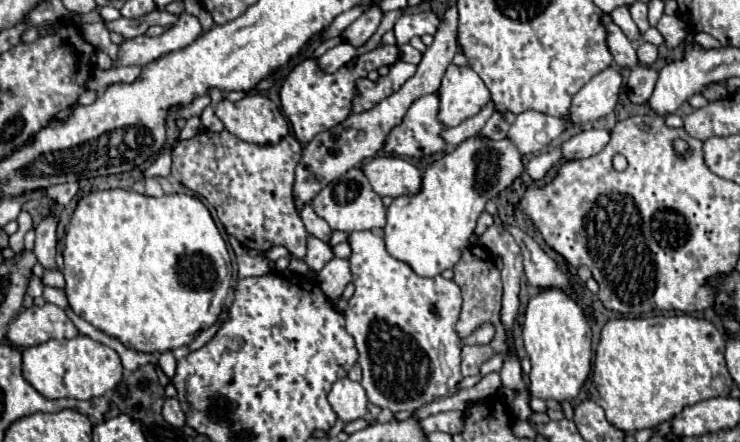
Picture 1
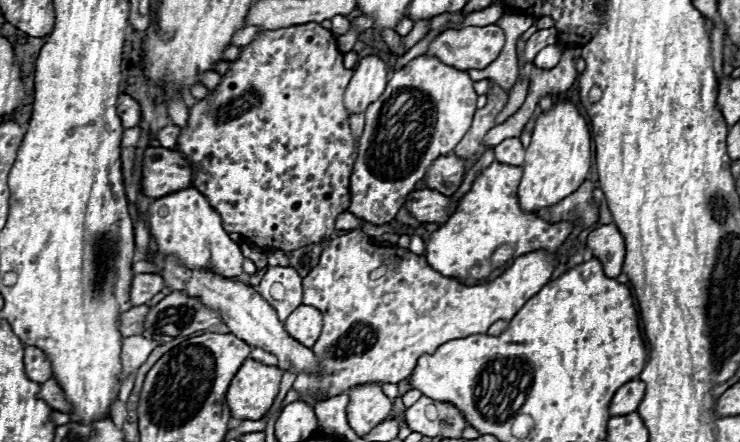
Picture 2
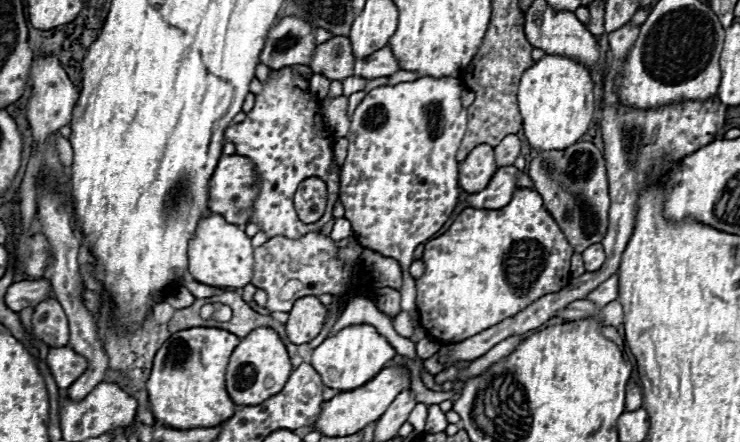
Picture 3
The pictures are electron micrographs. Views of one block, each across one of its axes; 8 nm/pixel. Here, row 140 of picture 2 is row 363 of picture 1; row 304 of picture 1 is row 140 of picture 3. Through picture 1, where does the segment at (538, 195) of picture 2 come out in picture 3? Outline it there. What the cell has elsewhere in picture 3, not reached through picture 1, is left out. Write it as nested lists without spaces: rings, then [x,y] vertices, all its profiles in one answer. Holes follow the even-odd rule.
[[[546,54],[522,74],[518,88],[520,114],[524,118],[524,134],[536,152],[566,150],[586,134],[594,116],[592,86],[590,70],[566,56]]]

